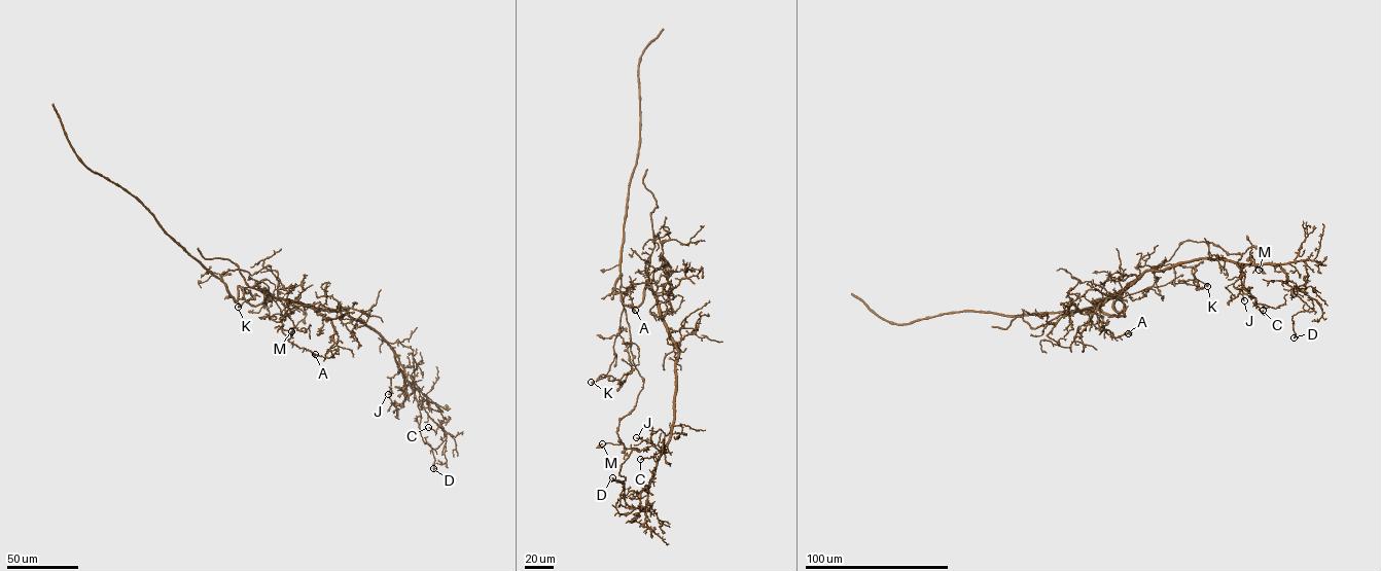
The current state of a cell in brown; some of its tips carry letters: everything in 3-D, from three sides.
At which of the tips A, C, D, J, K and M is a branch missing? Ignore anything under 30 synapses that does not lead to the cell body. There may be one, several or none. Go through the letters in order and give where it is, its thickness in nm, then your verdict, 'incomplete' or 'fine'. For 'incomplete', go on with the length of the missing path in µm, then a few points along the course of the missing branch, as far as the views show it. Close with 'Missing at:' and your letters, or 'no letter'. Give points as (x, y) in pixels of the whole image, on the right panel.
A: (1128, 333) | 550 nm | fine
C: (1263, 310) | 160 nm | fine
D: (1294, 337) | 140 nm | fine
J: (1244, 300) | 130 nm | fine
K: (1207, 286) | 550 nm | fine
M: (1259, 270) | 160 nm | fine
Missing at: no letter

